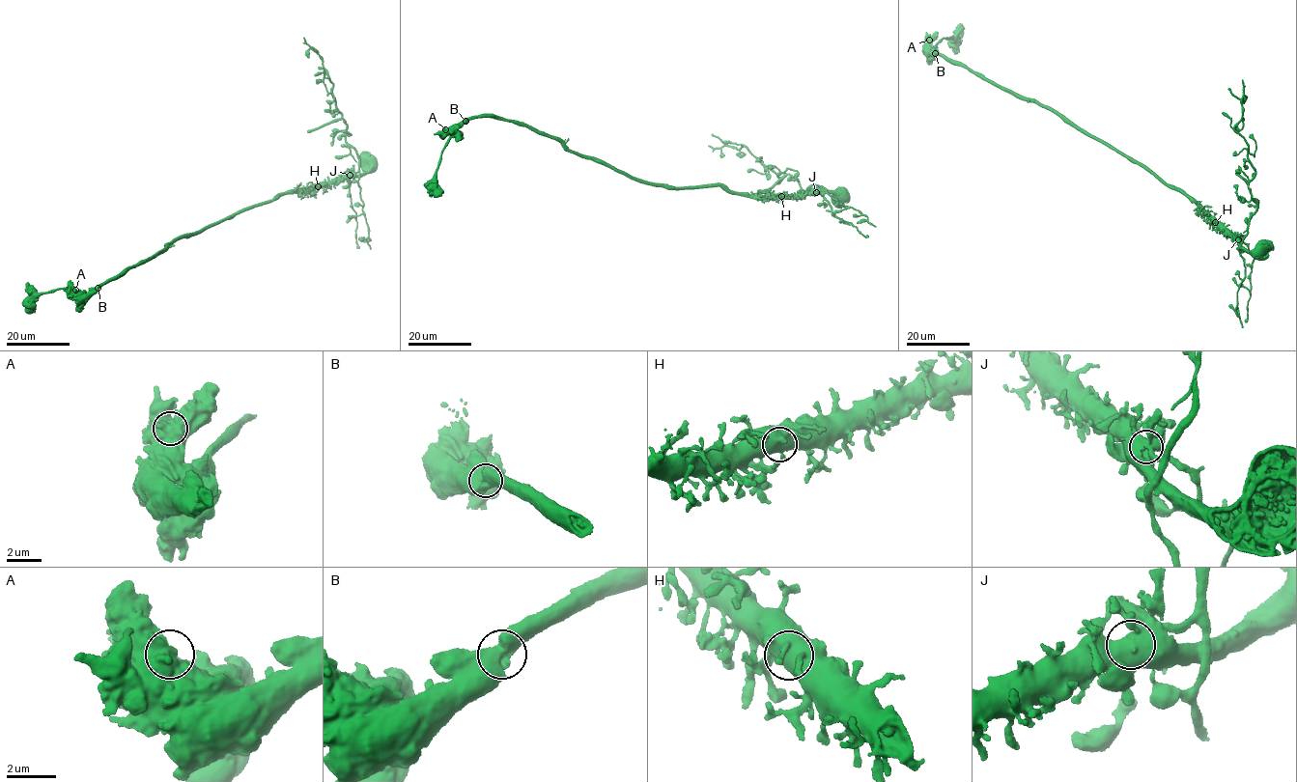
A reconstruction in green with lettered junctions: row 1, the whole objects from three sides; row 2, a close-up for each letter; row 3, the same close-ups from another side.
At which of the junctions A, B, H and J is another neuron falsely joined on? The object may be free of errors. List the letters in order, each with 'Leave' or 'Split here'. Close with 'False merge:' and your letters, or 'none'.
A: Leave
B: Leave
H: Leave
J: Split here
False merge: J

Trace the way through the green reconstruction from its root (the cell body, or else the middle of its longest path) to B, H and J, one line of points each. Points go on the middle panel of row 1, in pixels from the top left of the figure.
B: (841, 197), (823, 191), (747, 197), (718, 185), (667, 189), (511, 122), (465, 121)
H: (841, 197), (823, 191), (781, 196)
J: (841, 197), (833, 192), (816, 192)

